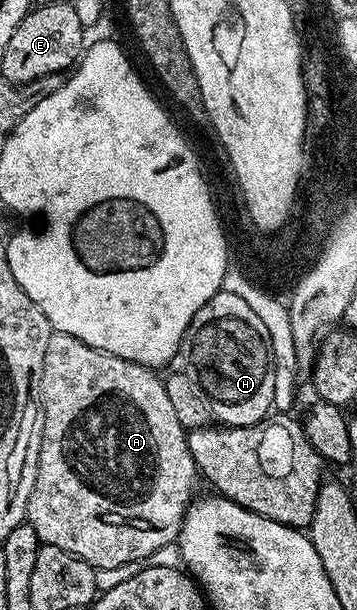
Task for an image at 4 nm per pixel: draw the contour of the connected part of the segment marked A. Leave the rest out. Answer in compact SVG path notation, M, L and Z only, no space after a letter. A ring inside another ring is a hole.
M51 333L48 349L44 351L44 368L40 379L42 443L38 453L36 480L32 484L32 496L28 496L26 521L32 524L32 528L36 528L36 536L42 543L64 548L64 552L80 556L80 560L84 560L95 570L120 568L129 562L142 562L148 556L152 556L152 552L171 545L182 530L186 509L190 507L196 494L194 489L197 488L198 482L200 483L200 475L192 460L192 452L188 452L186 447L188 431L182 427L176 411L172 409L172 403L168 401L165 381L154 374L157 373L151 367L141 366L132 360L124 360L120 356L105 354L102 350L76 340L76 336L67 334Z

